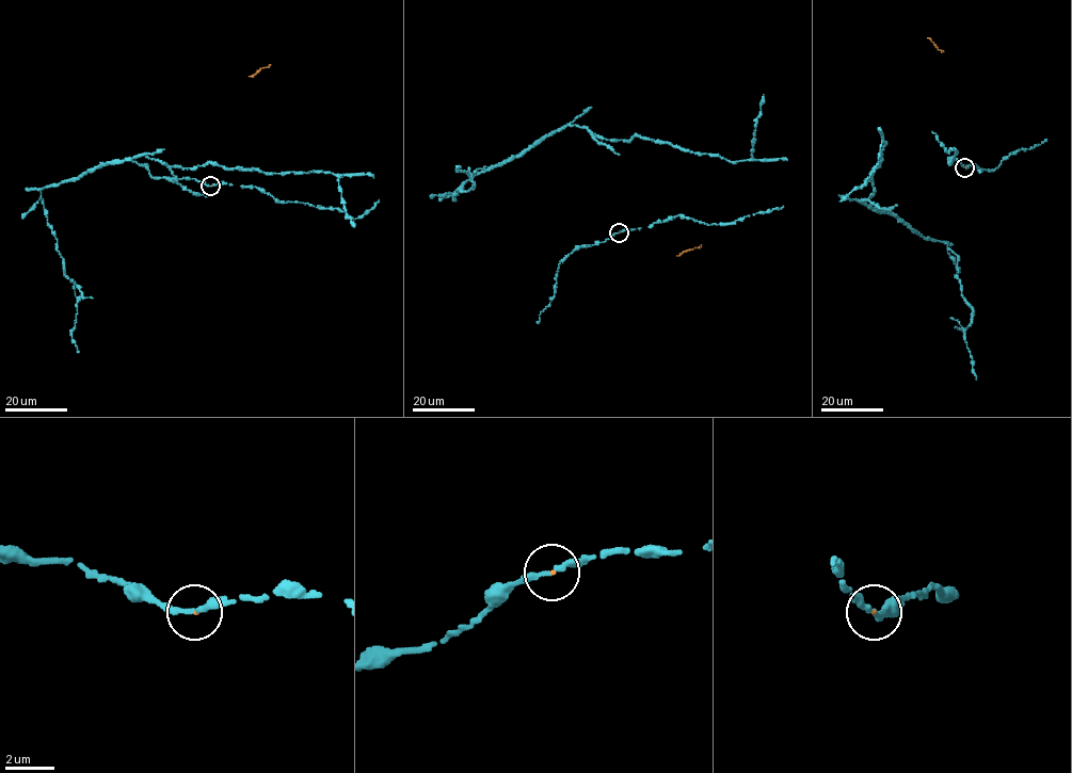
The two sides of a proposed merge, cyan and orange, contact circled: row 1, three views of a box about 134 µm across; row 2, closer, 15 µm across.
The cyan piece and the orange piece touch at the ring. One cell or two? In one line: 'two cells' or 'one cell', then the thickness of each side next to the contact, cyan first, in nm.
one cell; 240 nm thick on the cyan side, 70 nm on the other

